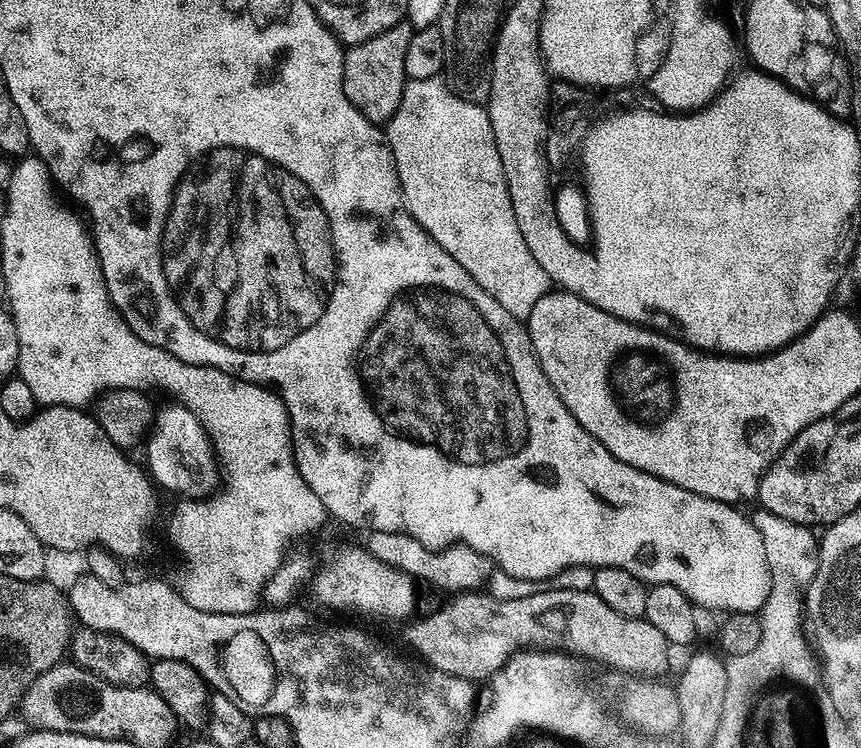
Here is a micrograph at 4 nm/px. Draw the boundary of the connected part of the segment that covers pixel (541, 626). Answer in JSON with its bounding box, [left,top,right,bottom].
[408,590,670,682]

